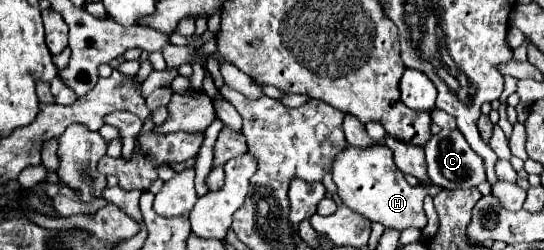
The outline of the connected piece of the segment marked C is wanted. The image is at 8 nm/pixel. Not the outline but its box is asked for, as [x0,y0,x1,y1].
[424,129,486,189]

